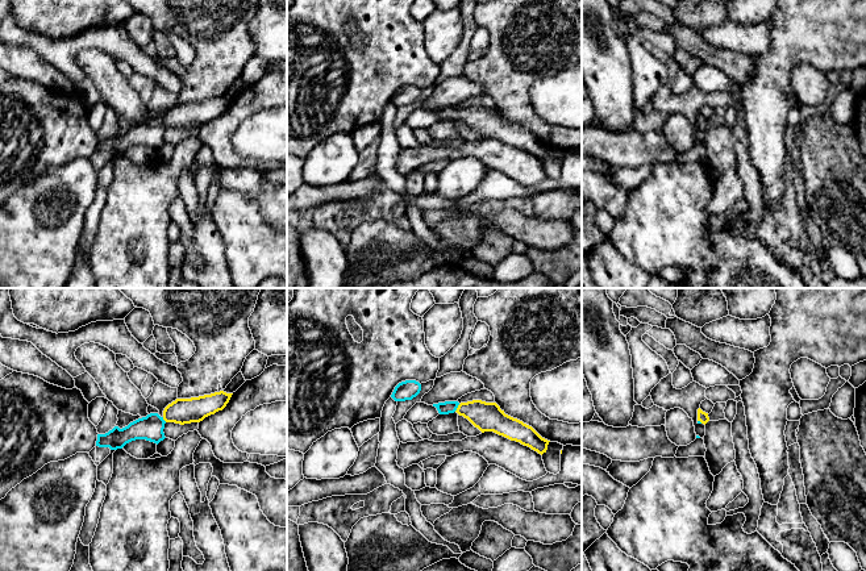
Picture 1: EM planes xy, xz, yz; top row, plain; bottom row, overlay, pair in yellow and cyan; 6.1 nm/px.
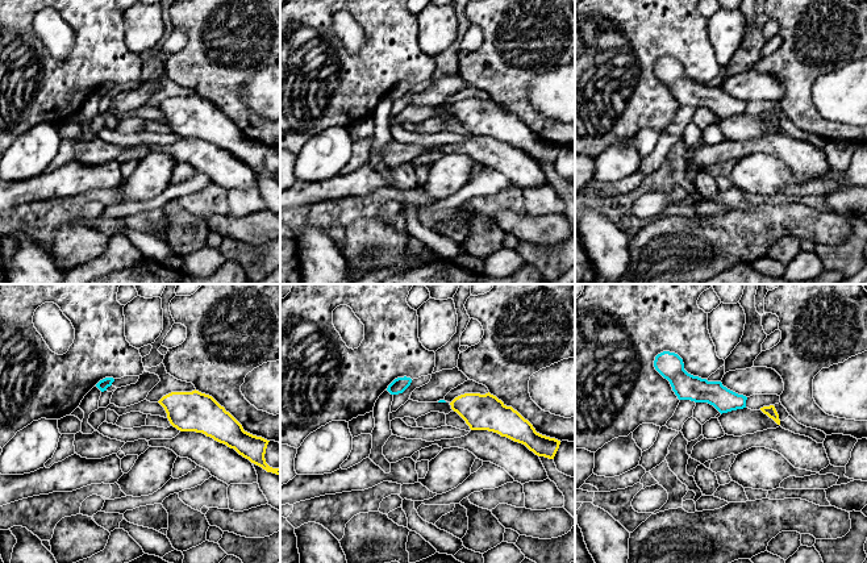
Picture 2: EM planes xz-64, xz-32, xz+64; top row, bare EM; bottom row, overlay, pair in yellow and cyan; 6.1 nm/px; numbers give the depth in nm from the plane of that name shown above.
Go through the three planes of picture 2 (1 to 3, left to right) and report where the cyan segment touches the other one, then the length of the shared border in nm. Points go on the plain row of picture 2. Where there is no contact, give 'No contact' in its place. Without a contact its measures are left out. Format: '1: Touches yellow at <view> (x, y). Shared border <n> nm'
1: No contact
2: No contact
3: No contact

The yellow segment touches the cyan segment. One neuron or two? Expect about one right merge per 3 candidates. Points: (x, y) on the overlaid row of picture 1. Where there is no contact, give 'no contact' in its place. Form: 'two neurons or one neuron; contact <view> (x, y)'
one neuron; contact xz (457, 408)

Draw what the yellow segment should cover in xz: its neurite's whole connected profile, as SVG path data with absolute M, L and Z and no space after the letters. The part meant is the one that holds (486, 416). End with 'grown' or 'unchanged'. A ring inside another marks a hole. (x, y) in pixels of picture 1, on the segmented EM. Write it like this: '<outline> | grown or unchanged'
M472 400L467 403L445 401L433 404L440 414L457 412L467 418L482 433L494 432L511 441L520 442L538 454L548 450L550 441L542 438L532 426L504 413L496 403Z | grown

